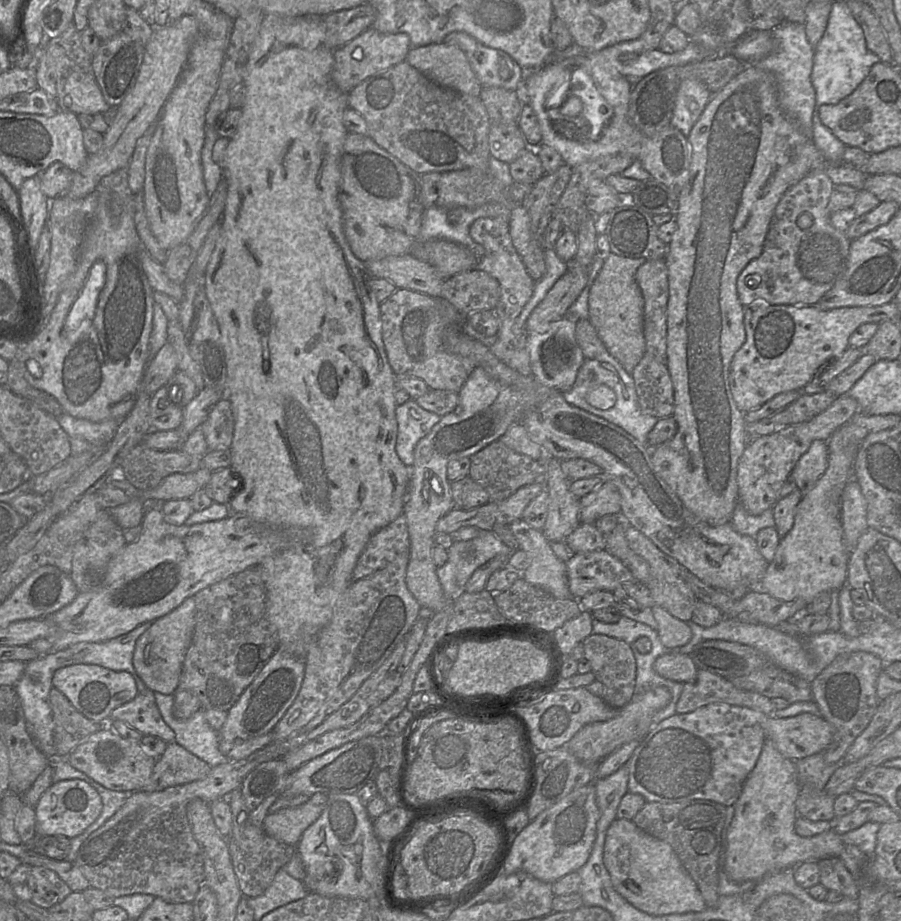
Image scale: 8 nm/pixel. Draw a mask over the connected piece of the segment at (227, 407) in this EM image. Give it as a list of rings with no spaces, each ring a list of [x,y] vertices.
[[[223,396],[201,425],[208,450],[230,449],[234,435],[234,419],[229,399]]]

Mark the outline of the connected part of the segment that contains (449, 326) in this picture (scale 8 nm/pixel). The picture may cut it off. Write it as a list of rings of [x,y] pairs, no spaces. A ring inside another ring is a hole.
[[[407,290],[396,291],[380,304],[382,336],[389,364],[395,375],[414,376],[423,380],[434,390],[446,390],[459,393],[474,370],[461,357],[451,353],[446,340],[451,331],[462,329],[463,317],[446,299]]]

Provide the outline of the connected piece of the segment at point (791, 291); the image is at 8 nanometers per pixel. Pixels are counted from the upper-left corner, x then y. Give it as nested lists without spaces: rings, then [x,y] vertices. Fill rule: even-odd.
[[[815,170],[790,187],[777,204],[770,222],[761,255],[752,260],[737,278],[737,293],[742,305],[755,302],[771,305],[816,305],[841,278],[846,268],[851,241],[830,221],[828,204],[834,184],[824,170]],[[803,215],[813,218],[813,224],[801,228],[798,220]]]

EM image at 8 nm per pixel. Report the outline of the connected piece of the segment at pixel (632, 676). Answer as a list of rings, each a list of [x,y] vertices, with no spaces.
[[[591,634],[579,642],[569,654],[575,660],[587,660],[595,679],[605,686],[604,701],[621,709],[632,698],[636,679],[636,661],[632,648],[626,642],[603,634]]]

